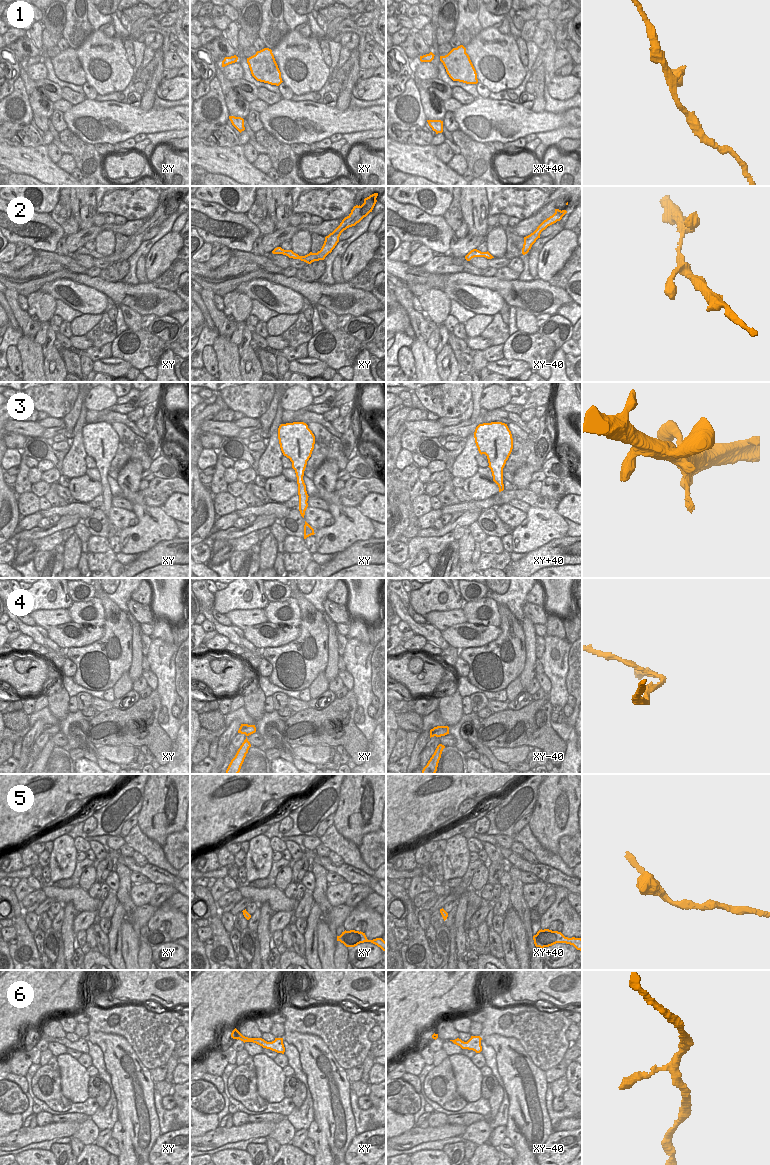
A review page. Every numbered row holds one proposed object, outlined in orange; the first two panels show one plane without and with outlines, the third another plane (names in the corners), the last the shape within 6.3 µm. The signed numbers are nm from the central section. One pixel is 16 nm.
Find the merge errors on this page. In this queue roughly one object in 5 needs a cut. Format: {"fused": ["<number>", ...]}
{"fused": ["4"]}

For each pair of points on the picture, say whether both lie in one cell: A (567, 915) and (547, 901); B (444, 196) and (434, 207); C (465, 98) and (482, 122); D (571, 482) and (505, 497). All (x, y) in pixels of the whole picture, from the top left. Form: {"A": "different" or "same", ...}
{"A": "different", "B": "same", "C": "different", "D": "same"}

